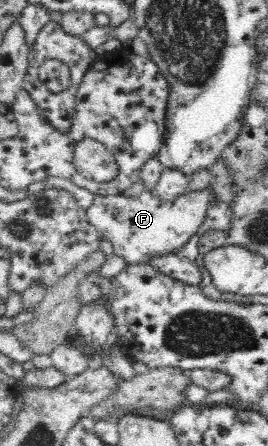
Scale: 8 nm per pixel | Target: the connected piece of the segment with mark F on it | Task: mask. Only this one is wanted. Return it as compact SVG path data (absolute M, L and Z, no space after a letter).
M208 187L185 191L171 203L161 201L153 191L147 190L137 198L99 191L86 209L86 216L88 222L111 242L115 256L123 257L133 265L149 264L153 258L176 254L193 236L198 235L207 210L215 200L214 191Z

